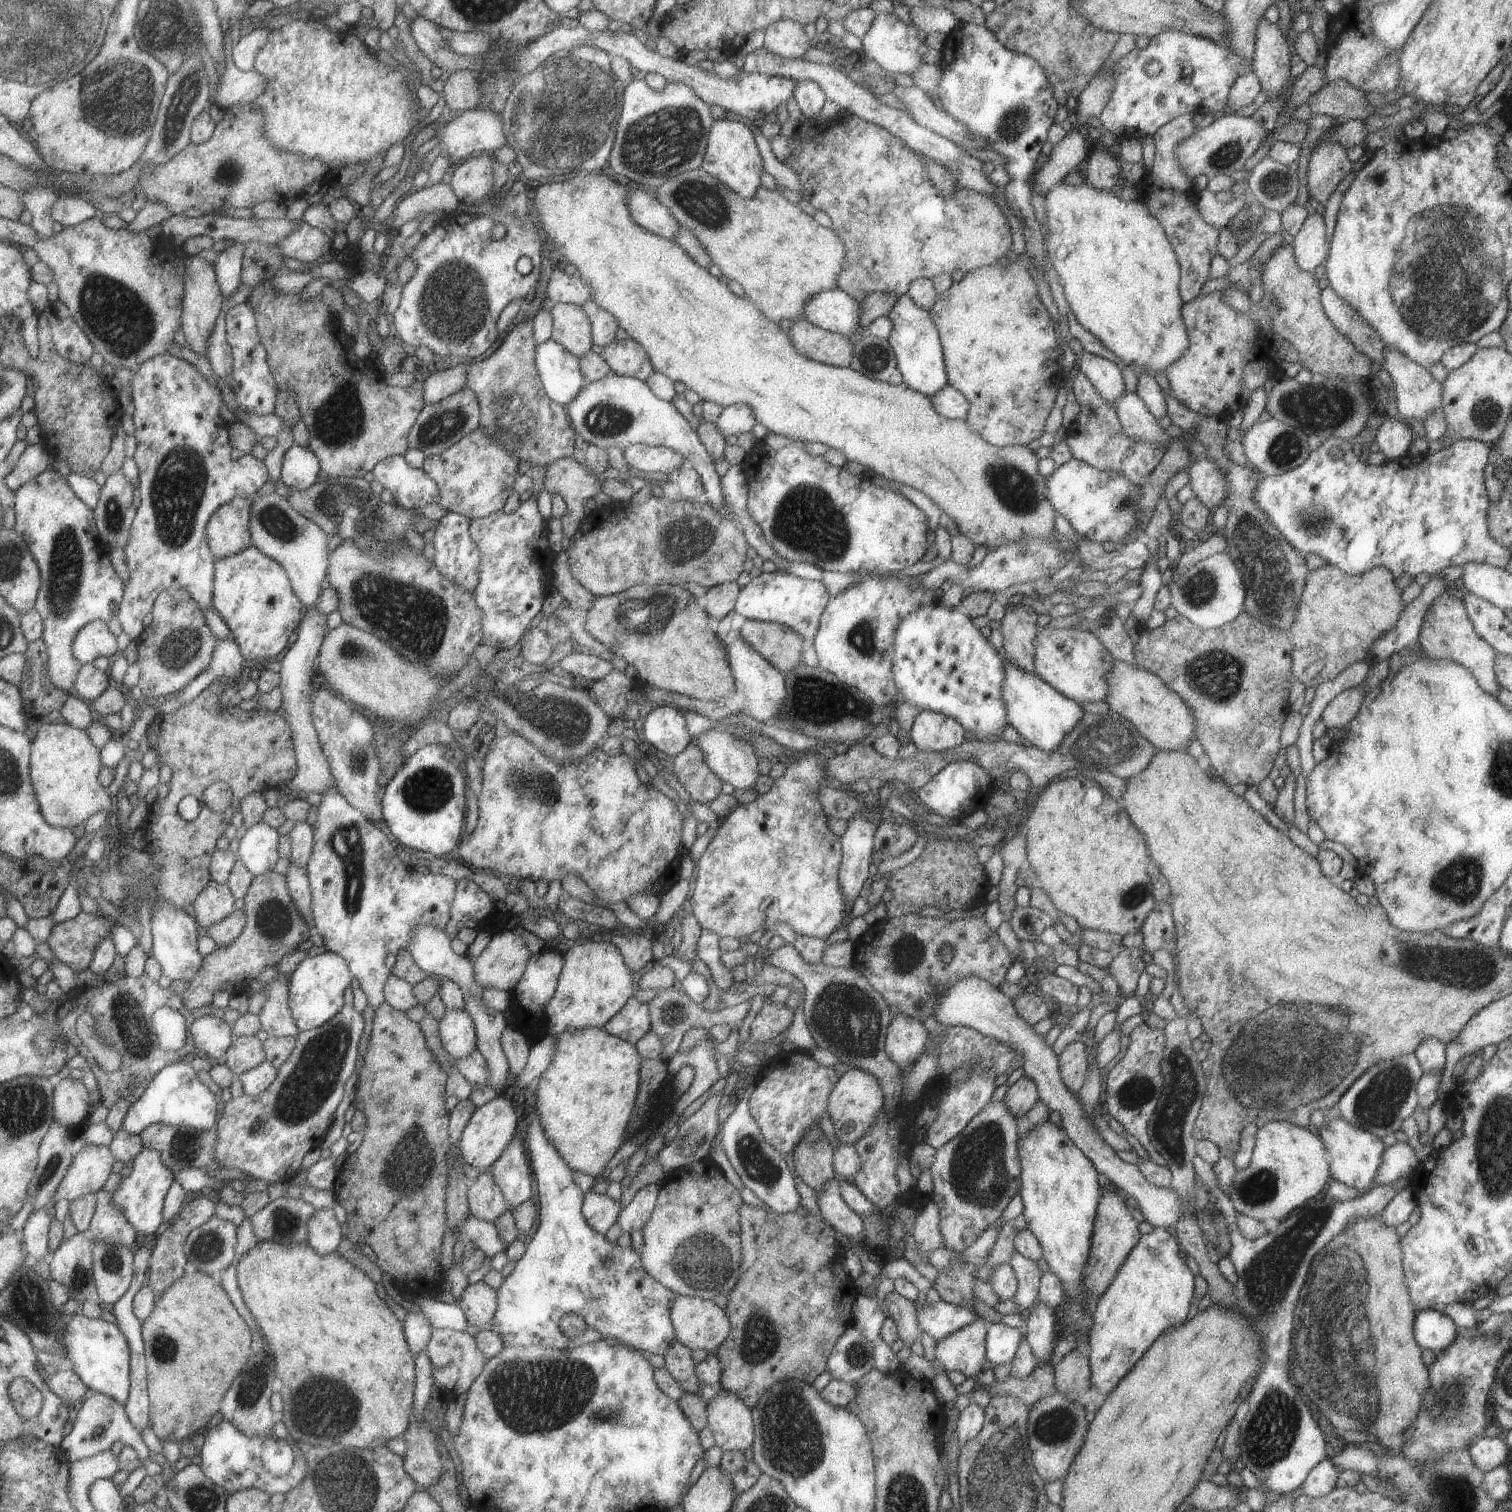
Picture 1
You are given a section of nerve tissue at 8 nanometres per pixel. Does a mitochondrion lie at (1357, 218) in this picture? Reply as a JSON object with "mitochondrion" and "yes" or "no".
{"mitochondrion":"no"}

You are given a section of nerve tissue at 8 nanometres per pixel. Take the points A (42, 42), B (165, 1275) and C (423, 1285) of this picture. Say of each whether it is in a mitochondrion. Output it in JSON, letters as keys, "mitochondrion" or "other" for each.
{"A":"mitochondrion","B":"other","C":"other"}

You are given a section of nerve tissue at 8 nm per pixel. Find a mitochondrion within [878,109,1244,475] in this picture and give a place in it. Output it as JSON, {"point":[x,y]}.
{"point":[1223,158]}

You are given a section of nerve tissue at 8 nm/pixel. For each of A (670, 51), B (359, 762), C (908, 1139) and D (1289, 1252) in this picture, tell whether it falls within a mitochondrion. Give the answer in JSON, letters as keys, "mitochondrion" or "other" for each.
{"A":"other","B":"mitochondrion","C":"other","D":"mitochondrion"}

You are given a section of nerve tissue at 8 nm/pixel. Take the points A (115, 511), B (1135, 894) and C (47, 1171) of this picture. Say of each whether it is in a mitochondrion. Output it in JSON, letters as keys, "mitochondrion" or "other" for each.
{"A":"mitochondrion","B":"mitochondrion","C":"mitochondrion"}

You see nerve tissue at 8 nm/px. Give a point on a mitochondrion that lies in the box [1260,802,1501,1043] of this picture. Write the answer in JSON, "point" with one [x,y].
{"point":[1462,967]}

